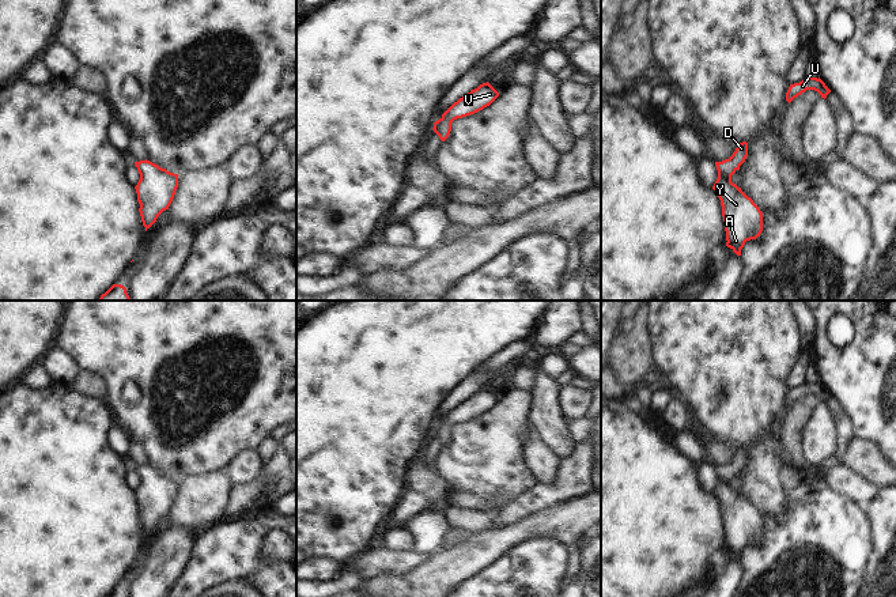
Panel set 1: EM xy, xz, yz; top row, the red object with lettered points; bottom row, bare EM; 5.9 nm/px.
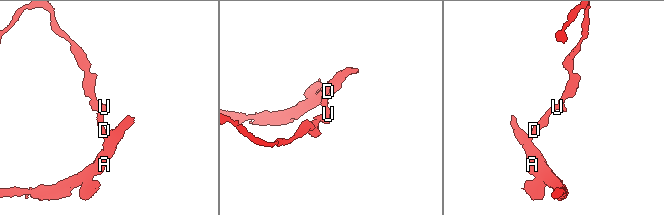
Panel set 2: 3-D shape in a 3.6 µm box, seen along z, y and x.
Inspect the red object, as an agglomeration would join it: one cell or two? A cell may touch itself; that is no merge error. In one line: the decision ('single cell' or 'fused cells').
single cell

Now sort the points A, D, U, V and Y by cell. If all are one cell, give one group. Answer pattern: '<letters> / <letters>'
A D U V Y

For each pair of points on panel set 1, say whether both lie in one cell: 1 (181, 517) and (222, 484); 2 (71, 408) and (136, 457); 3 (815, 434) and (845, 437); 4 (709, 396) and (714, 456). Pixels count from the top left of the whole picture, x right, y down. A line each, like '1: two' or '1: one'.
1: one
2: two
3: two
4: two

